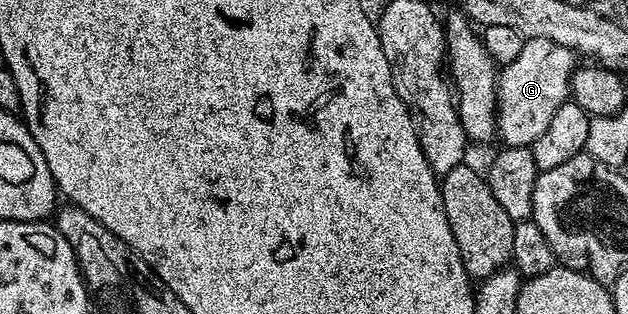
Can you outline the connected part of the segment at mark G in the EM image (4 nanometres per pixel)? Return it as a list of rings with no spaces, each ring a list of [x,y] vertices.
[[[549,39],[524,40],[517,59],[498,70],[495,83],[495,128],[507,147],[530,147],[557,115],[557,107],[571,95],[571,74],[577,68],[576,54]]]

